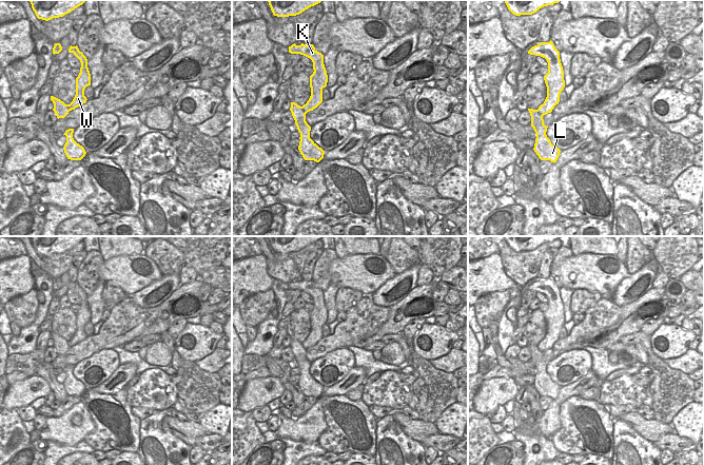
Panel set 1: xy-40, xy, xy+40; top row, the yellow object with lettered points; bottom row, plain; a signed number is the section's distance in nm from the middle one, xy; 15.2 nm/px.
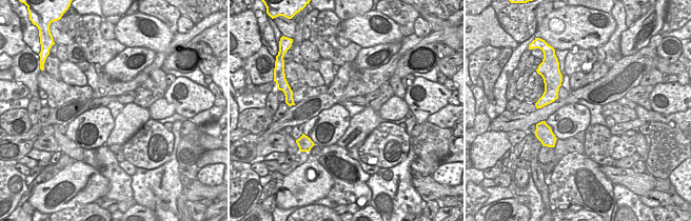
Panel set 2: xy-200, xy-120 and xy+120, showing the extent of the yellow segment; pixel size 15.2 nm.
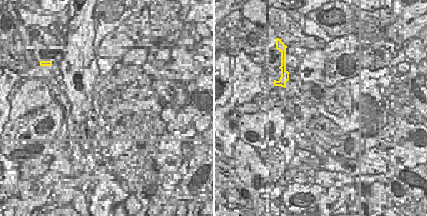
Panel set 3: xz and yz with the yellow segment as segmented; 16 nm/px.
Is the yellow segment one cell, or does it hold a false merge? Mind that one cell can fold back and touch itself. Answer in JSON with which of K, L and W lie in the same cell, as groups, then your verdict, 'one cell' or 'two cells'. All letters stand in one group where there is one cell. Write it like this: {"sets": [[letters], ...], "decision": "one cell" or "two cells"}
{"sets": [["K", "L", "W"]], "decision": "one cell"}

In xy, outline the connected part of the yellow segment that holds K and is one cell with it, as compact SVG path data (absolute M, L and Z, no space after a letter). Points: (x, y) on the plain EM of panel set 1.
M295 279L289 283L289 289L300 290L310 294L313 298L313 310L310 312L311 332L302 343L291 338L290 347L295 356L300 377L298 386L305 396L319 399L324 394L325 387L319 384L311 374L311 363L306 357L306 350L316 345L322 338L322 325L327 323L328 311L324 301L324 291L317 288L313 280L307 282Z

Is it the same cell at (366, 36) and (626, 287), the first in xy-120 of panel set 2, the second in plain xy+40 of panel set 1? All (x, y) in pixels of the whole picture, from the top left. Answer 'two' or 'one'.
two

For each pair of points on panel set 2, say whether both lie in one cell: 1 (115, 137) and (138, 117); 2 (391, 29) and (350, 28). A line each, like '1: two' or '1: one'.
1: one
2: one

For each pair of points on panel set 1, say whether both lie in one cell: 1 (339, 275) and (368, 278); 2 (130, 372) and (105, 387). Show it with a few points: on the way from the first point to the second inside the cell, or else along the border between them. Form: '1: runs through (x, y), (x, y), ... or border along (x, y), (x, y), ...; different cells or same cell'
1: runs through (347, 275), (360, 275); same cell
2: runs through (124, 379), (112, 389); same cell

